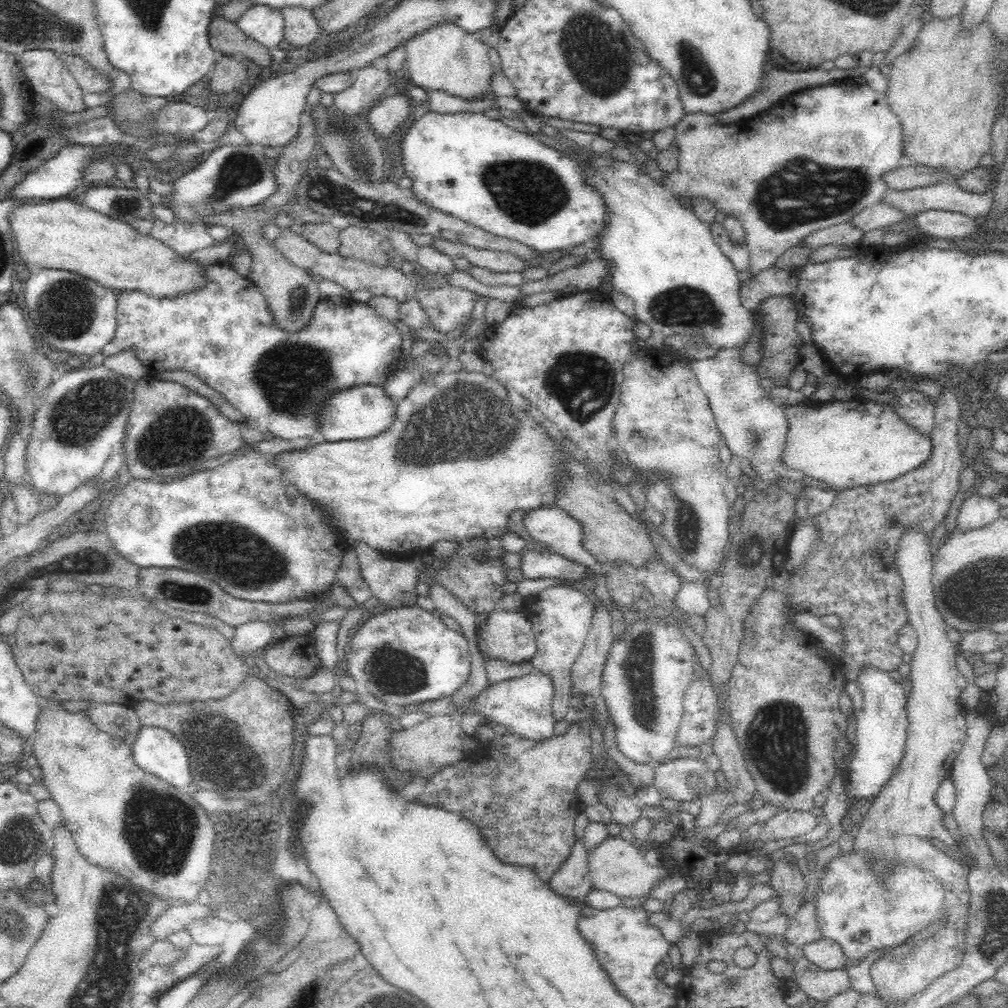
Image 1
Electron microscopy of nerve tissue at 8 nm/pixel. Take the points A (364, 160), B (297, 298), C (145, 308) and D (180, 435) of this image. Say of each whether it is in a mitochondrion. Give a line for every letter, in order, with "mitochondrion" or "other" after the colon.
A: mitochondrion
B: mitochondrion
C: other
D: mitochondrion

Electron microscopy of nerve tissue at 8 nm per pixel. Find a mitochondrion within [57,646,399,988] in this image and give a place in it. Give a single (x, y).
(157, 827)

